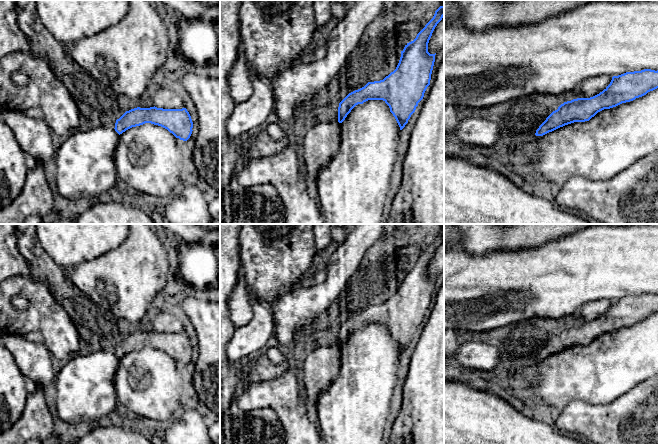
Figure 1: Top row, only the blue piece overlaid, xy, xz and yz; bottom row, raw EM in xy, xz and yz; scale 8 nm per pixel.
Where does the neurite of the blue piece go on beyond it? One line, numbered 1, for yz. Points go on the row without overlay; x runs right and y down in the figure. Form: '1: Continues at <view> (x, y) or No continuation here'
1: No continuation here

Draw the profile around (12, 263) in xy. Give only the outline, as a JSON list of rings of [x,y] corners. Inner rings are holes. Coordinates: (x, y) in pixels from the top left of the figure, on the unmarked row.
[[[0,224],[0,282],[14,276],[34,276],[19,252],[17,233],[14,224]]]

